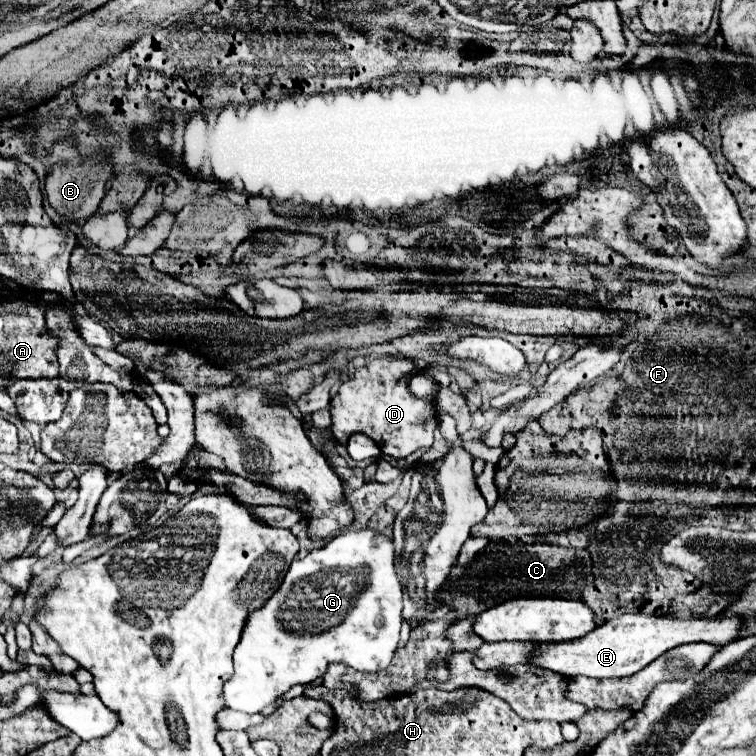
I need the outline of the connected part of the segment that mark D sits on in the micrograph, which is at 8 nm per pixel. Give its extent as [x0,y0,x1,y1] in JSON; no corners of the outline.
[332,358,450,458]

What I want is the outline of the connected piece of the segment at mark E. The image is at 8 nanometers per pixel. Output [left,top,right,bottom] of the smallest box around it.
[532,614,744,678]

